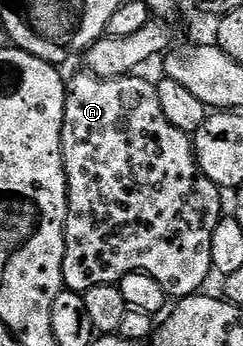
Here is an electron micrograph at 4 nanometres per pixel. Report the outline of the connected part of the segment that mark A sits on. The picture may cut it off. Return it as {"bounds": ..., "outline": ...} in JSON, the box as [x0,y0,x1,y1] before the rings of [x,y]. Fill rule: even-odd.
{"bounds":[62,72,224,300],"outline":[[[81,72],[66,84],[66,103],[64,104],[64,128],[62,129],[62,159],[66,165],[66,247],[64,248],[64,287],[83,295],[88,288],[96,288],[96,284],[115,285],[129,274],[147,274],[164,288],[167,299],[181,300],[189,294],[197,294],[209,278],[212,278],[212,232],[216,232],[216,224],[224,216],[222,210],[223,191],[208,176],[202,174],[198,161],[194,159],[194,143],[191,135],[180,132],[164,116],[164,108],[160,108],[160,96],[157,85],[142,76],[125,78],[98,78],[89,72]]]}

